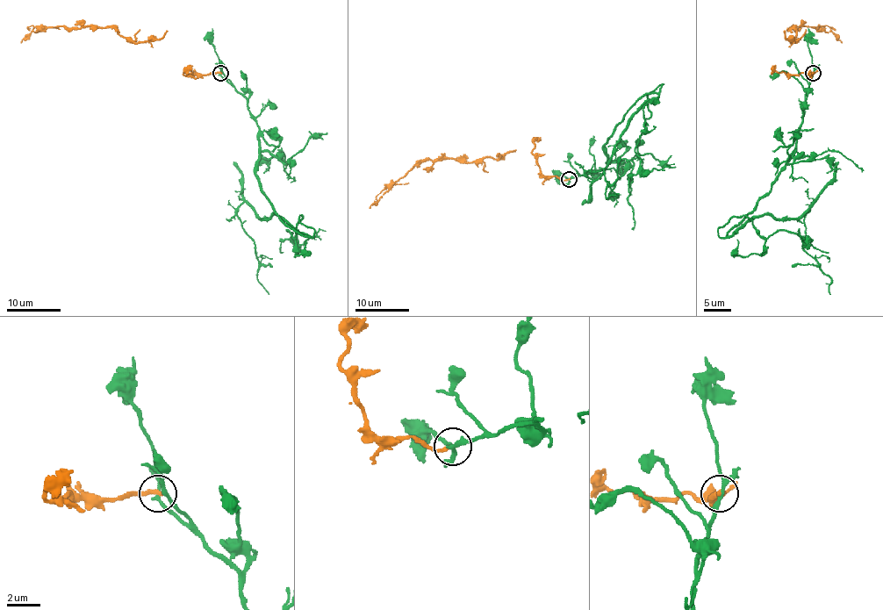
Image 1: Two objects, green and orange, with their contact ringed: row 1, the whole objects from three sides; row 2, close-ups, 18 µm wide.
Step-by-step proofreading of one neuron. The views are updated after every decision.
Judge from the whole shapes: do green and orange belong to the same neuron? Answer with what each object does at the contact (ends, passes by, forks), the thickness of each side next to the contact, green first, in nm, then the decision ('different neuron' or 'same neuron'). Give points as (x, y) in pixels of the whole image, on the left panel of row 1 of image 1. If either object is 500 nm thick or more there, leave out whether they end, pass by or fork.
green forks there; orange ends there; 170 nm thick on the green side, 240 nm on the other; different neuron

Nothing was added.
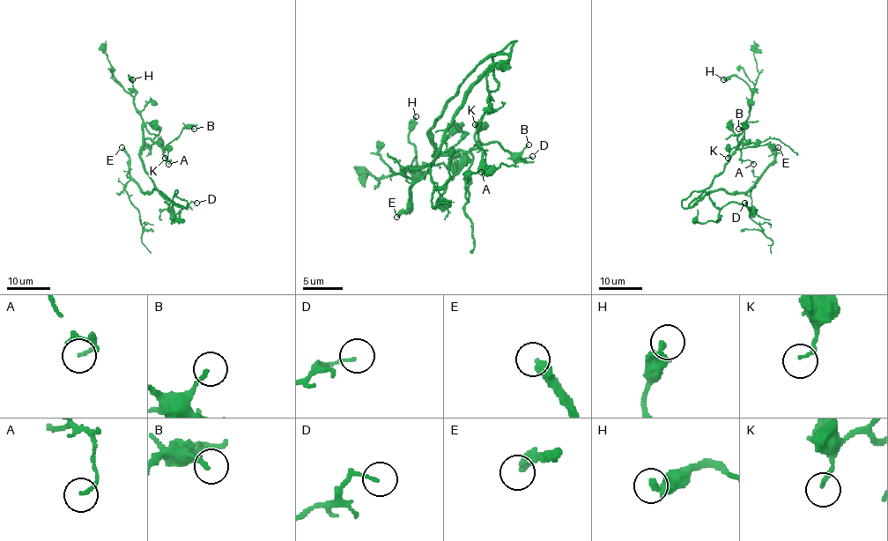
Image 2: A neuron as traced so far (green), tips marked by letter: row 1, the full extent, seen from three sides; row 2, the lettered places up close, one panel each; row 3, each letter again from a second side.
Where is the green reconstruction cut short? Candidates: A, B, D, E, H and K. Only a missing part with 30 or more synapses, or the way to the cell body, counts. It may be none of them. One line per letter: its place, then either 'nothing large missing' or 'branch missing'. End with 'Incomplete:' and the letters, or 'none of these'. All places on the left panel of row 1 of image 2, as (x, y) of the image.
A: (168, 164) | nothing large missing
B: (194, 129) | nothing large missing
D: (196, 203) | nothing large missing
E: (122, 147) | branch missing
H: (132, 79) | nothing large missing
K: (165, 158) | nothing large missing
Incomplete: E

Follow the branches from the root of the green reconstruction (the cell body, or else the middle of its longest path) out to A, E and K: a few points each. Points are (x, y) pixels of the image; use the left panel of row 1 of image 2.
A: (171, 203), (156, 189), (140, 157), (142, 142), (145, 138), (154, 141), (171, 160), (168, 164)
E: (171, 203), (183, 207), (175, 204), (159, 189), (151, 193), (142, 190), (129, 174), (129, 156), (122, 147)
K: (171, 203), (156, 189), (140, 157), (142, 142), (151, 138), (166, 147), (168, 155), (165, 158)

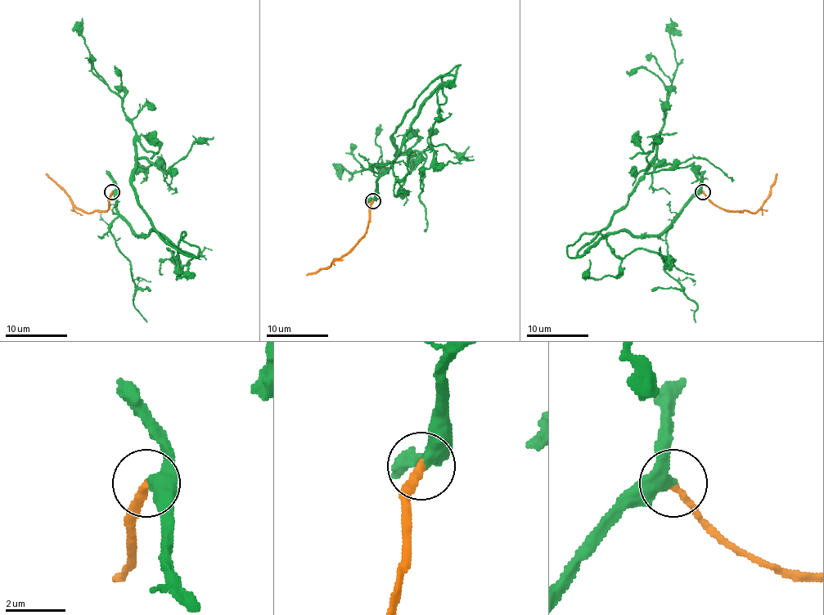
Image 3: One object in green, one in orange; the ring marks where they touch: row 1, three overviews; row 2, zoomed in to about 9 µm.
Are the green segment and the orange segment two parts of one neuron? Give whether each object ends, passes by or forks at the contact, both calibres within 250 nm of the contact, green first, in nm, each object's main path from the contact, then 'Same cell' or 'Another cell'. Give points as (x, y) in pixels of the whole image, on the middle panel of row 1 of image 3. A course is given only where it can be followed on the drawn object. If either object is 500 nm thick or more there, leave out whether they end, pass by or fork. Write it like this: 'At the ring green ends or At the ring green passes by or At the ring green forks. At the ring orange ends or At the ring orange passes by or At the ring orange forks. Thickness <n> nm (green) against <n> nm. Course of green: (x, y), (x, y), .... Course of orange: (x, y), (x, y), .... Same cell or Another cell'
At the ring green passes by. At the ring orange ends. Thickness 360 nm (green) against 260 nm. Course of green: (374, 200), (421, 105), (454, 78), (442, 75), (416, 100), (392, 133), (395, 157), (352, 174), (343, 168). Course of orange: (372, 200), (366, 233), (330, 265), (305, 275). Same cell

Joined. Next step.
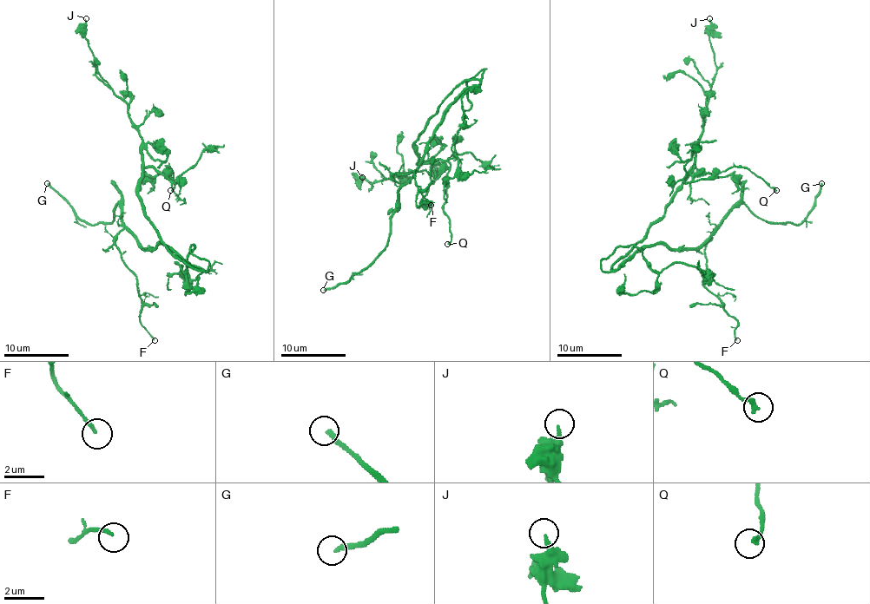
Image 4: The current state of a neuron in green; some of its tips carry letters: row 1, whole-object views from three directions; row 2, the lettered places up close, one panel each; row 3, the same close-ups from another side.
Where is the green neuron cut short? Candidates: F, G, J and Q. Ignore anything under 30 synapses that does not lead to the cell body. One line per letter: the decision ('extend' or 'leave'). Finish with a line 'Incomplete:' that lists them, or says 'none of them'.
F: leave
G: extend
J: leave
Q: leave
Incomplete: G

